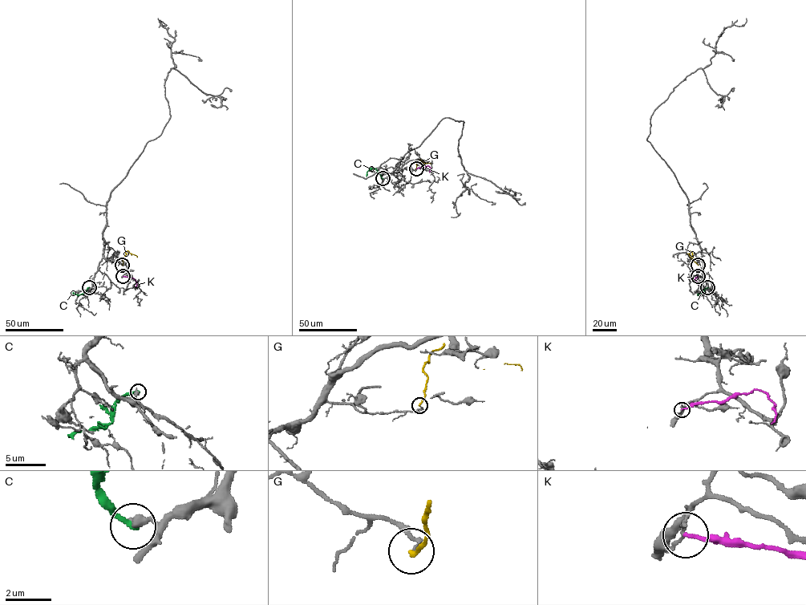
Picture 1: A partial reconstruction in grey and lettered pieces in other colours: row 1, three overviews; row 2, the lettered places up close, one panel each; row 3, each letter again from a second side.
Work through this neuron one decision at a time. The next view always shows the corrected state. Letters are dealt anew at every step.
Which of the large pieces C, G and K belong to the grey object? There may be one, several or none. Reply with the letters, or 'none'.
G

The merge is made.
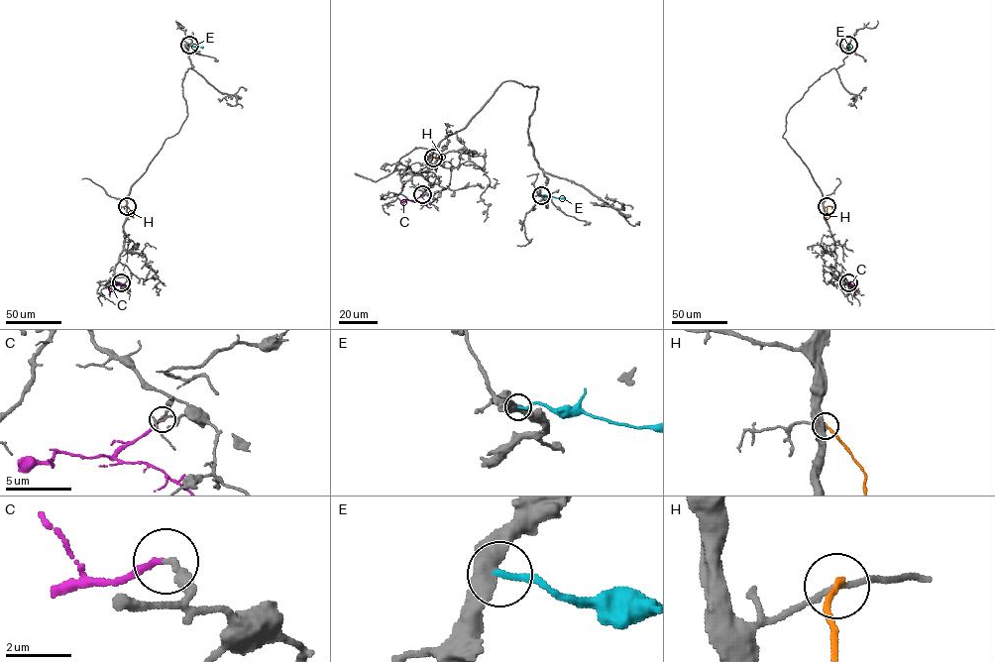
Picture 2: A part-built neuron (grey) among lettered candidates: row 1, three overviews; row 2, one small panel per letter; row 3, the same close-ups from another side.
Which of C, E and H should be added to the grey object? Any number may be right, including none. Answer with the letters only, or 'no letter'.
C

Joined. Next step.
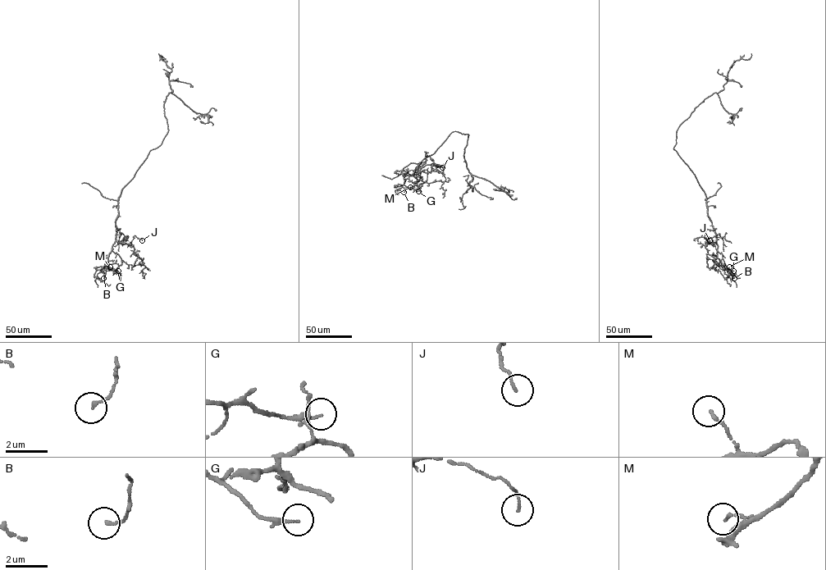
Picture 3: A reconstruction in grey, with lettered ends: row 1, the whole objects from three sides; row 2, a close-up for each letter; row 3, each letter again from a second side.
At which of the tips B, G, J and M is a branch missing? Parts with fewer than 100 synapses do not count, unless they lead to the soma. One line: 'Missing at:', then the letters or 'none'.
Missing at: none

